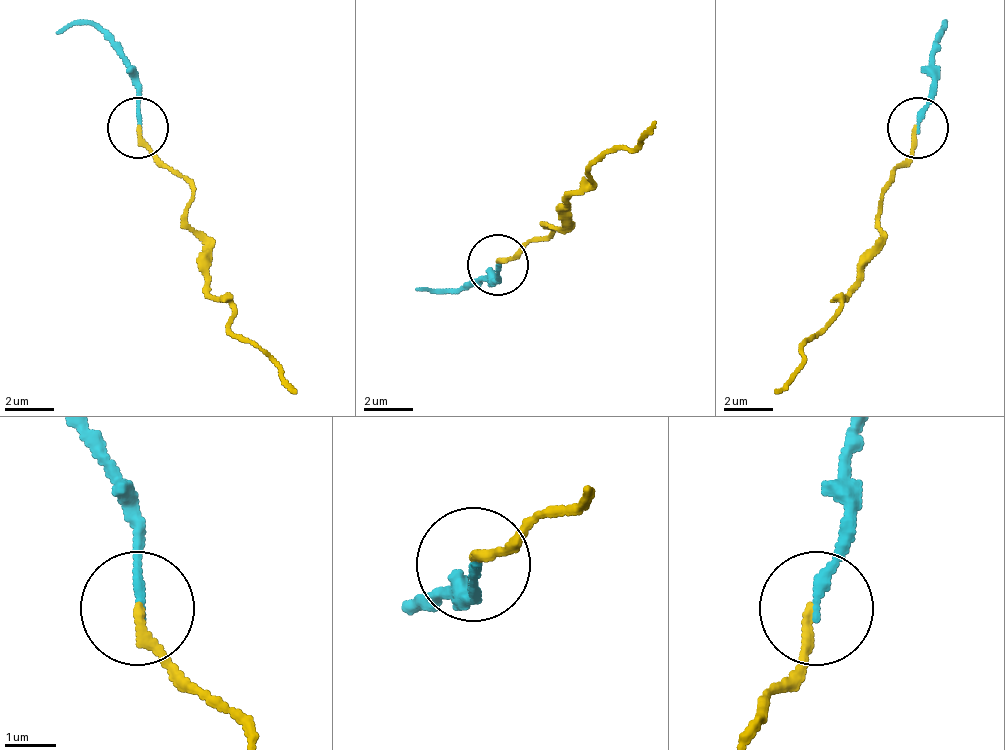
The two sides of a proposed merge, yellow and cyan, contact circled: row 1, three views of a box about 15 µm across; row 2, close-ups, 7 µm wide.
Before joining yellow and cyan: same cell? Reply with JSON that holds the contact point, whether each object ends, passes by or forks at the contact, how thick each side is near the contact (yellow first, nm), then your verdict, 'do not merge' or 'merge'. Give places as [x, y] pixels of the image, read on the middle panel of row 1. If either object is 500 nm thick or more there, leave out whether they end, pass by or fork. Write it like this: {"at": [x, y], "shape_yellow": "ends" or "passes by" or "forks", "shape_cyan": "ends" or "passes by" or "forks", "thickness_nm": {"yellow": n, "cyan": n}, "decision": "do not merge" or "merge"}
{"at": [497, 264], "shape_yellow": "ends", "shape_cyan": "ends", "thickness_nm": {"yellow": 200, "cyan": 190}, "decision": "merge"}

